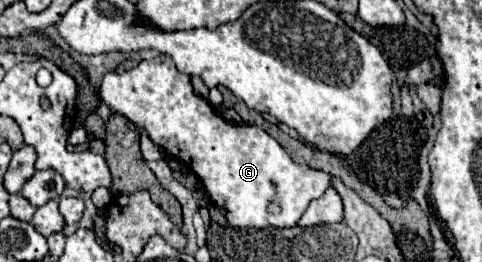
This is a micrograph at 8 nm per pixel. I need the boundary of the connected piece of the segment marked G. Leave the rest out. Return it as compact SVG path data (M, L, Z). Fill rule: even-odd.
M168 55L140 61L138 67L124 73L106 73L100 99L112 111L128 117L138 129L144 129L162 151L192 167L202 179L208 197L226 211L232 227L294 227L310 201L320 199L332 183L328 173L294 163L262 127L234 125L216 115L212 105L194 93L190 75L178 71ZM272 199L280 201L280 215L268 213L266 207Z

